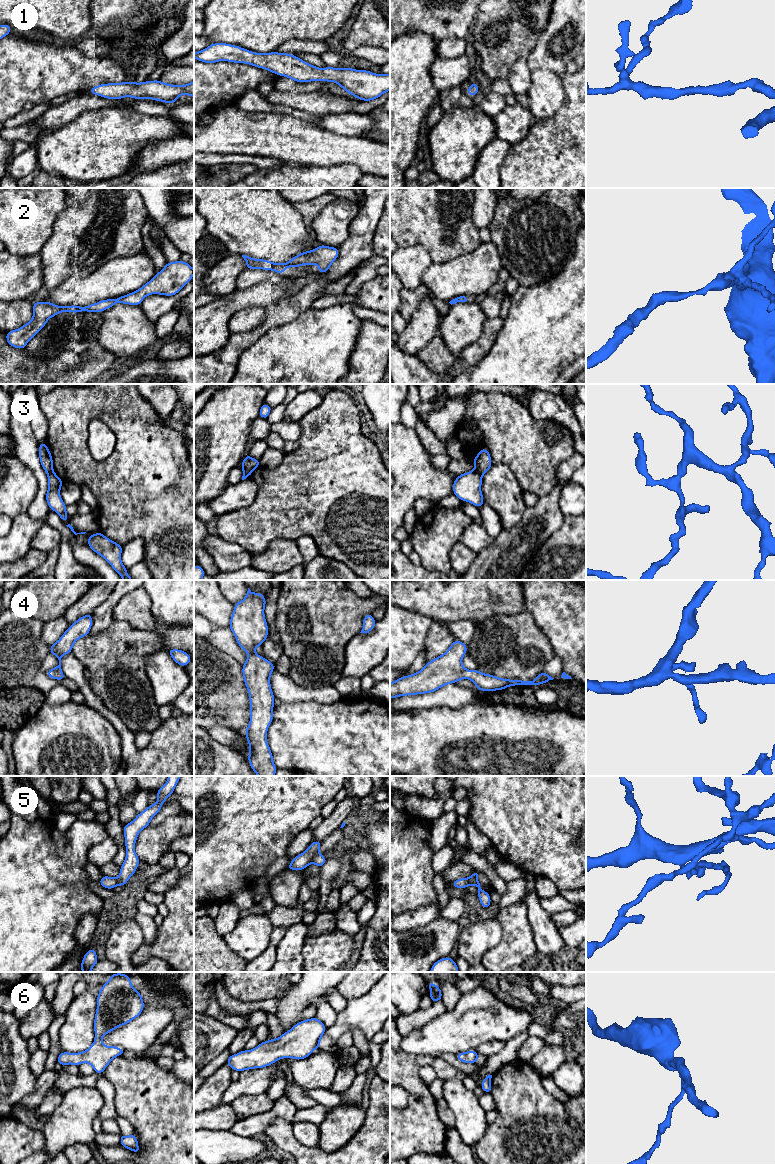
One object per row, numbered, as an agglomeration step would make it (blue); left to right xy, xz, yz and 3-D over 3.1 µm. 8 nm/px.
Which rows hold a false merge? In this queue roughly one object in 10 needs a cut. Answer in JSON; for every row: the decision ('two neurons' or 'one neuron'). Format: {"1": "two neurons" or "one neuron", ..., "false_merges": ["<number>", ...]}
{"1": "one neuron", "2": "one neuron", "3": "two neurons", "4": "one neuron", "5": "two neurons", "6": "one neuron", "false_merges": ["3", "5"]}

